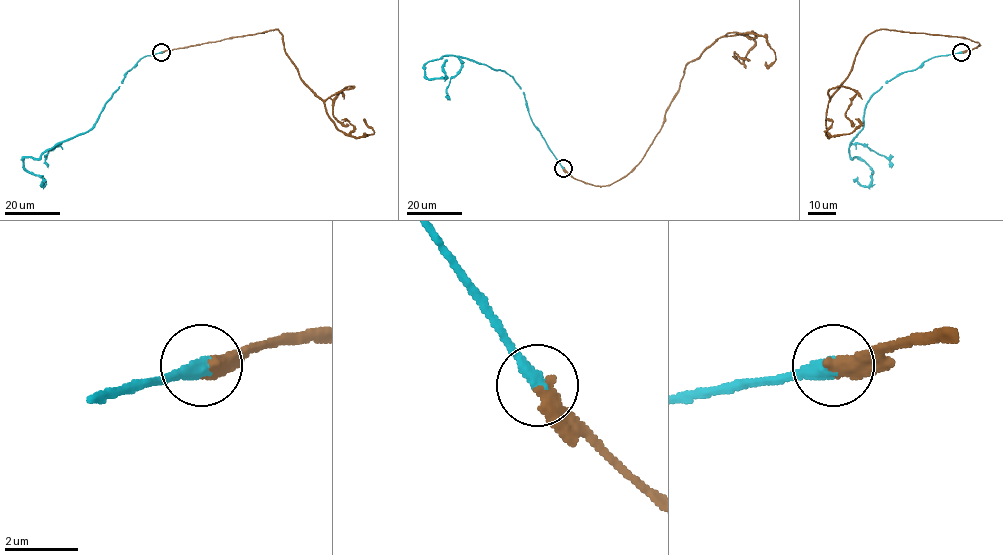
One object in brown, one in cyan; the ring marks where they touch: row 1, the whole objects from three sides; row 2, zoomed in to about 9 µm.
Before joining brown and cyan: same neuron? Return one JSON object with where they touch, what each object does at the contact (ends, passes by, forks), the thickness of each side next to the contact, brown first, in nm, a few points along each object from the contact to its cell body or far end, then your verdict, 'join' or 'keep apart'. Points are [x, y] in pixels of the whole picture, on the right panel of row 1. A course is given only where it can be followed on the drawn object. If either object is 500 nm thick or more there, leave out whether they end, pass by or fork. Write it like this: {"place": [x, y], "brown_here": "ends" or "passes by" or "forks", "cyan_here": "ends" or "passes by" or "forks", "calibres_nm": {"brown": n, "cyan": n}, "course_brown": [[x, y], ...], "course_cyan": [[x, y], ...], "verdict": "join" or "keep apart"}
{"place": [961, 52], "brown_here": "ends", "cyan_here": "ends", "calibres_nm": {"brown": 480, "cyan": 400}, "course_brown": [[961, 52], [978, 43], [876, 29], [830, 99], [828, 91], [844, 86], [856, 93], [846, 116], [854, 125]], "course_cyan": [[961, 52], [936, 56], [900, 73], [871, 97], [849, 155], [868, 166], [872, 180], [868, 186], [853, 180]], "verdict": "join"}

